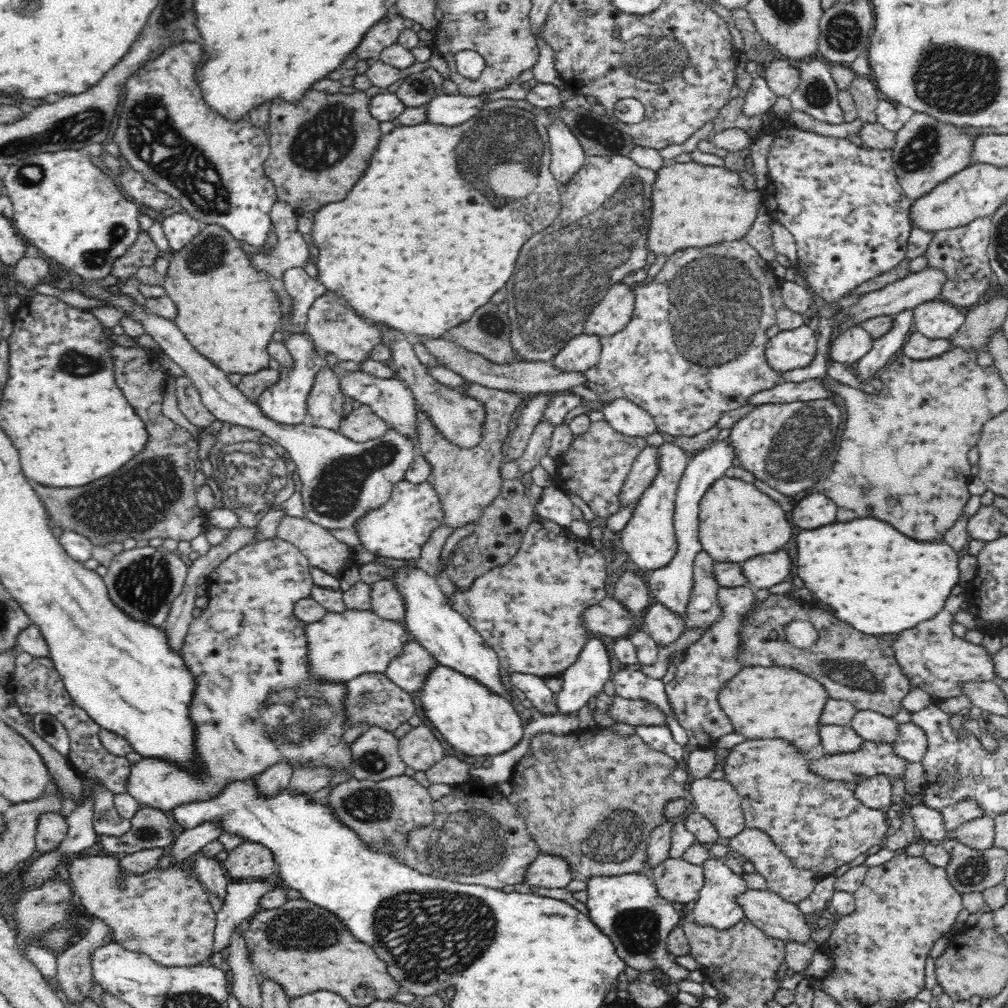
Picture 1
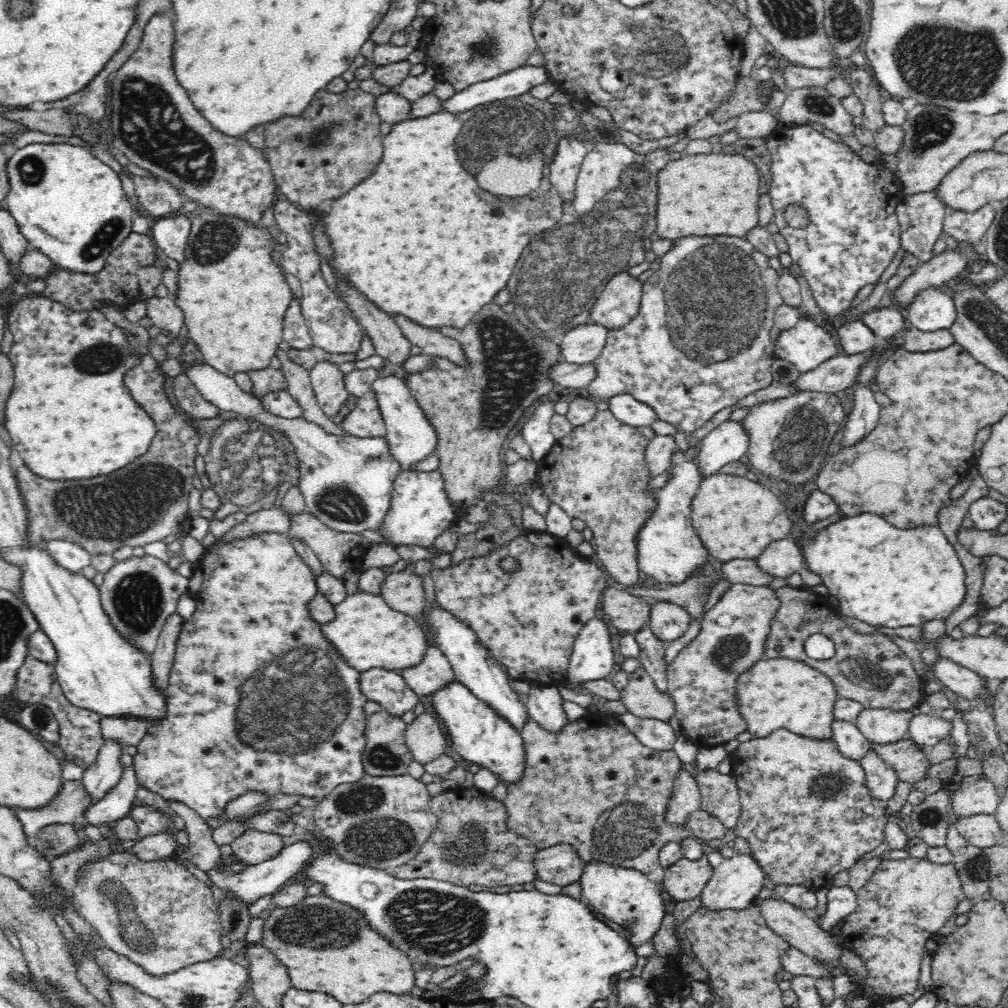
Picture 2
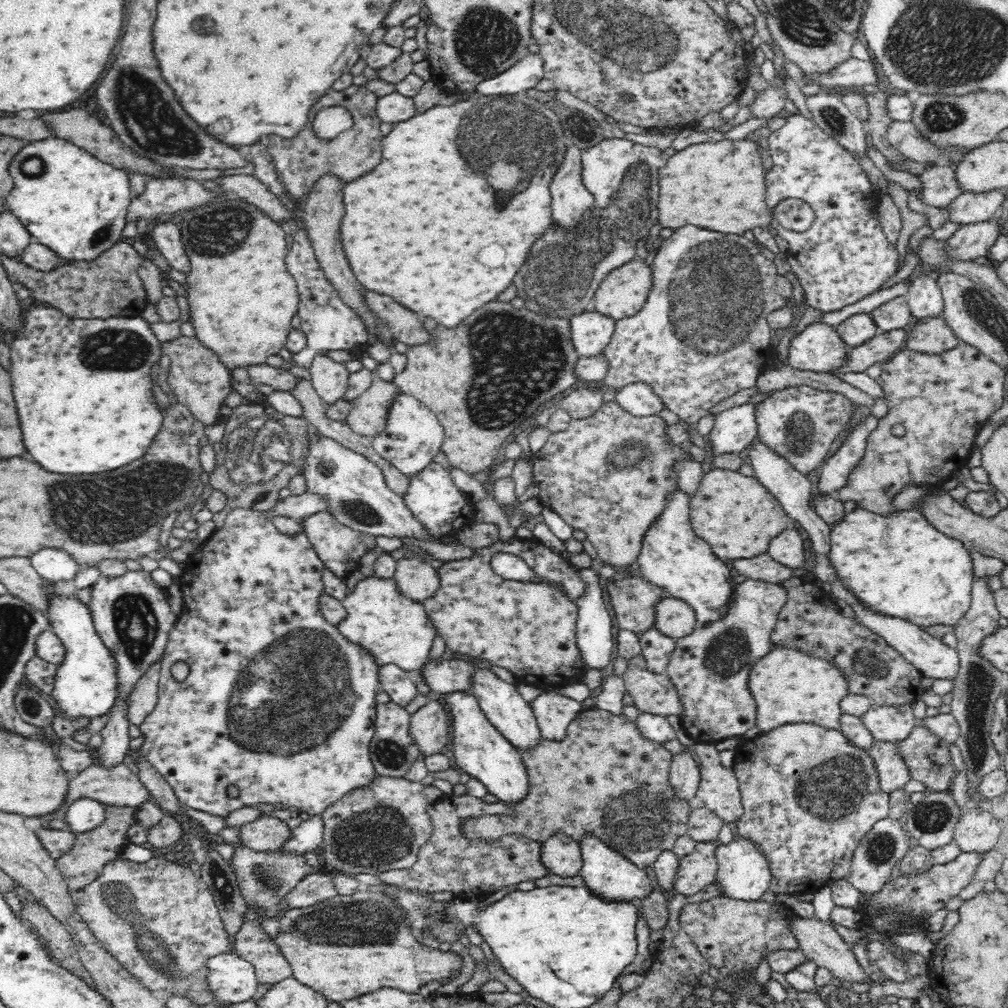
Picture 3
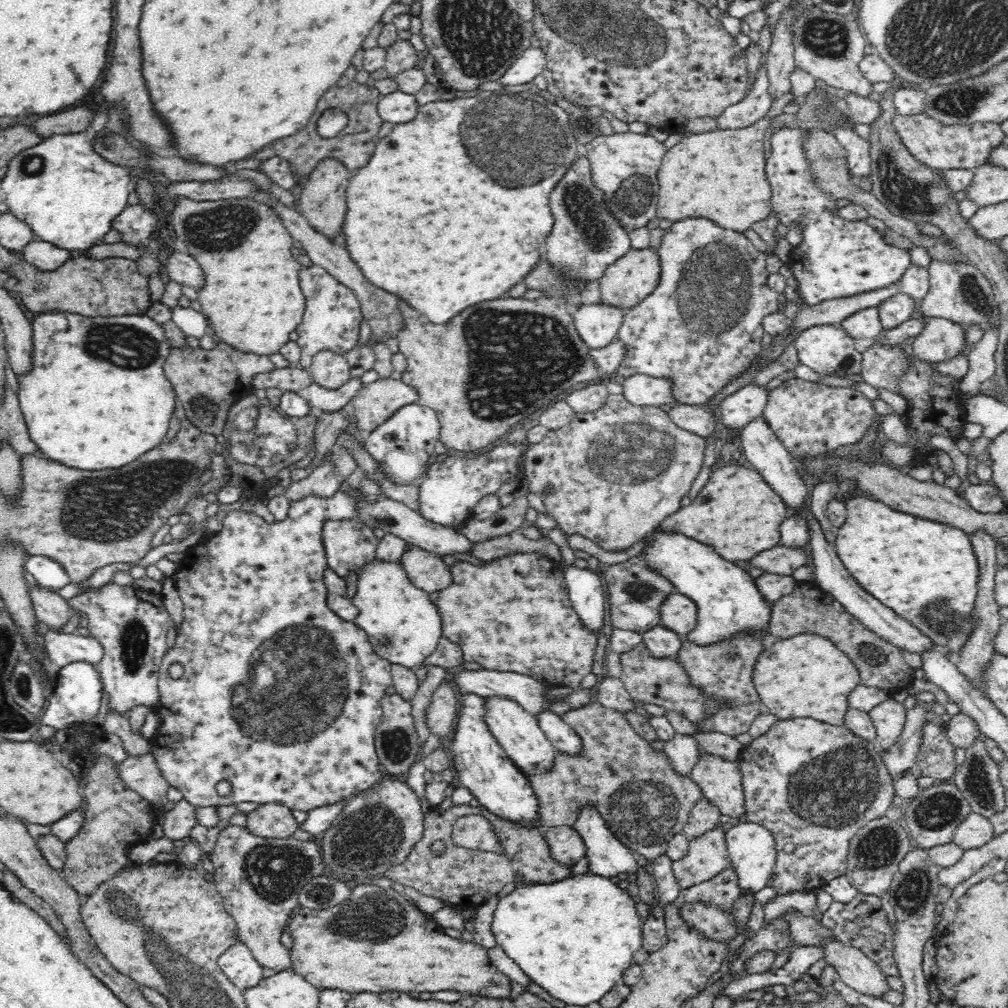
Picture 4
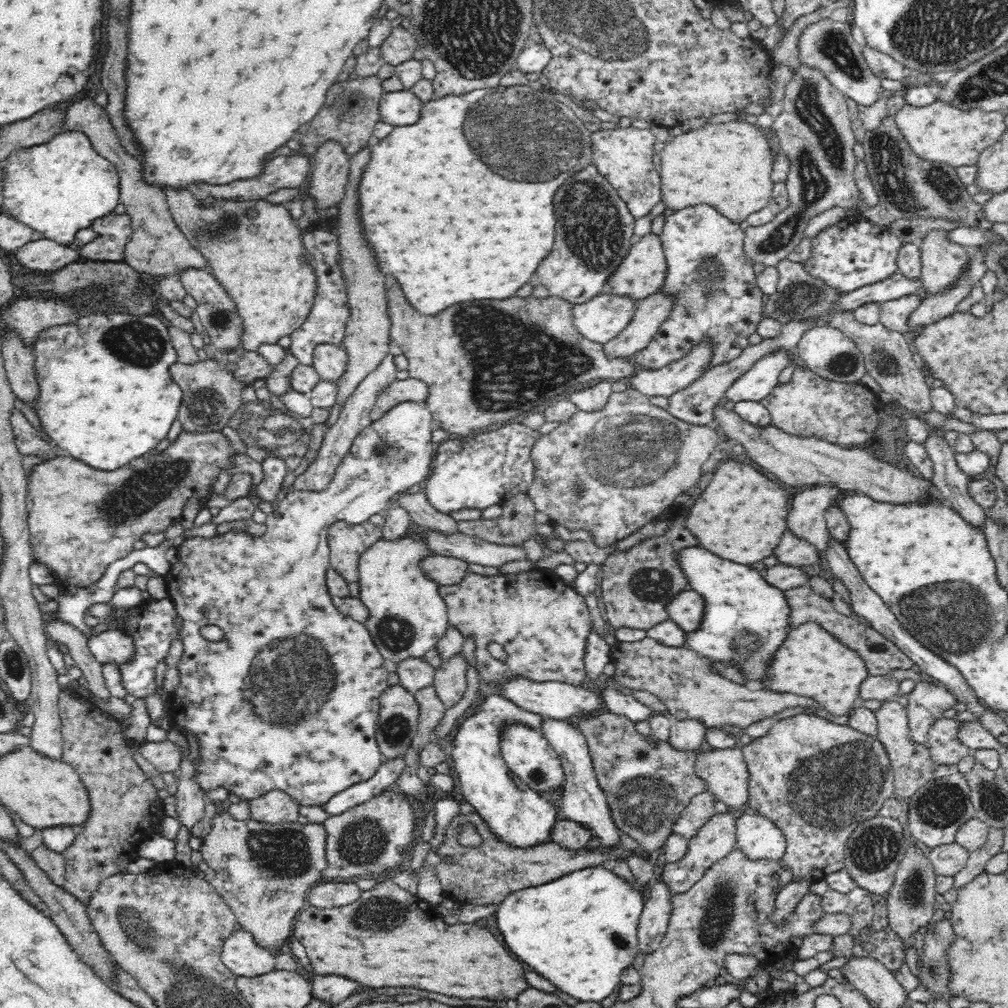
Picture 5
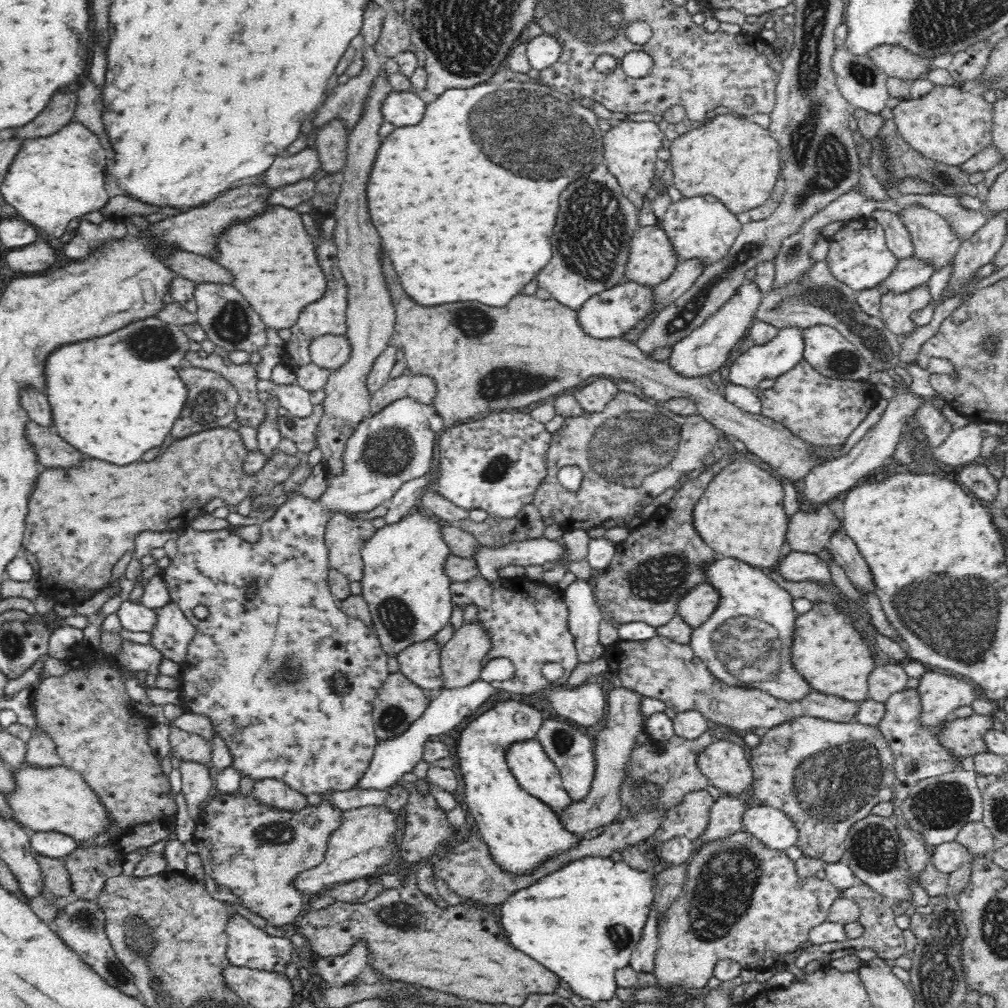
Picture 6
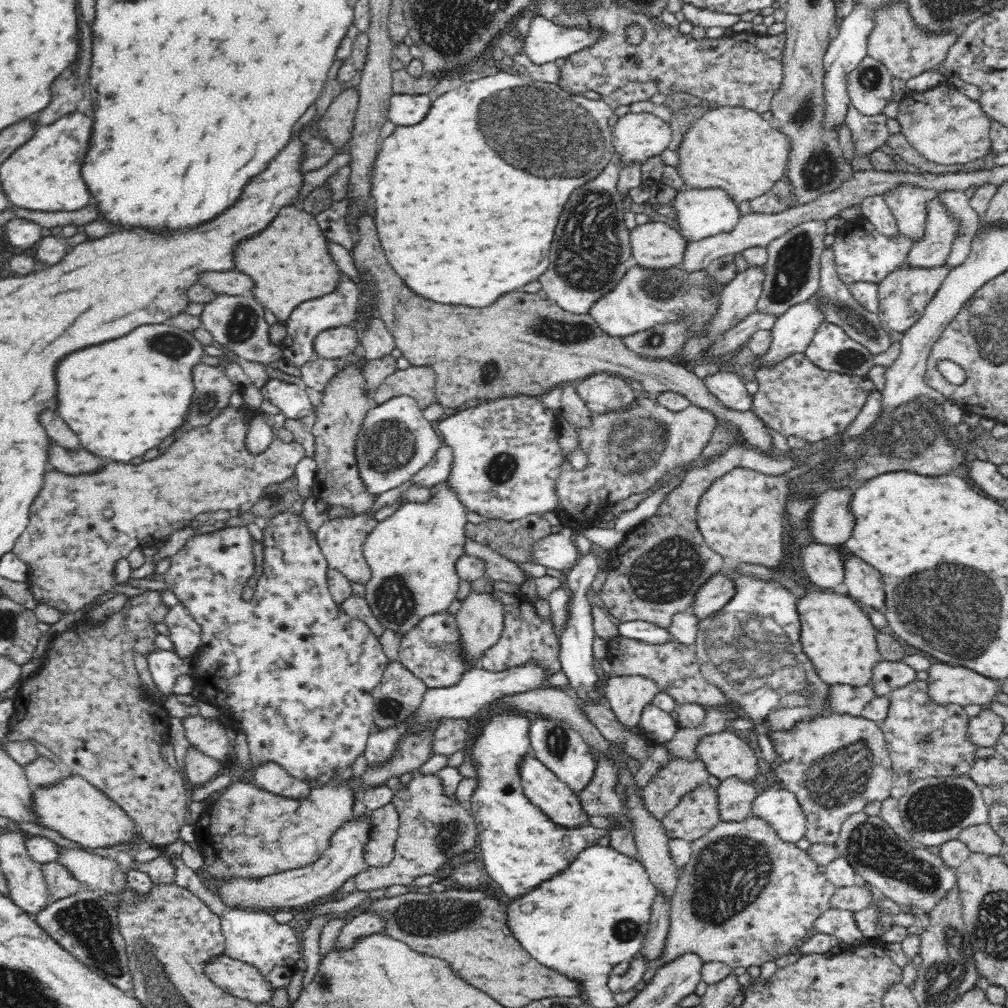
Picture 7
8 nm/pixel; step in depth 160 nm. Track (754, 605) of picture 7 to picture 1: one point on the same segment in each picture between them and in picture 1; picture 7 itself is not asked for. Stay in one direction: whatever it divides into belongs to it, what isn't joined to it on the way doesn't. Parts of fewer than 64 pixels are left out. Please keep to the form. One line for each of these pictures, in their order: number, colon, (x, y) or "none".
1: (649, 537)
2: (669, 550)
3: (672, 556)
4: (729, 603)
5: (746, 619)
6: (746, 643)

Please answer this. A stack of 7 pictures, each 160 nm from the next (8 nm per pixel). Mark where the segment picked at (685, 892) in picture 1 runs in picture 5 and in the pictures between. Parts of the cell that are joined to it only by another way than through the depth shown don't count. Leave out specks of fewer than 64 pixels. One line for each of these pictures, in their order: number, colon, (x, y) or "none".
2: (685, 880)
3: (699, 868)
4: (707, 855)
5: (717, 837)

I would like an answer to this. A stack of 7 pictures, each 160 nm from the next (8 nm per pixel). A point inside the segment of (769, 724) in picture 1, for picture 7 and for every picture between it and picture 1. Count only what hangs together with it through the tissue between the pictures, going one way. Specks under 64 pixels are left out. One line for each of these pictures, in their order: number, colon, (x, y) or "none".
2: (784, 692)
3: (789, 685)
4: (805, 676)
5: (812, 662)
6: (827, 649)
7: (839, 637)

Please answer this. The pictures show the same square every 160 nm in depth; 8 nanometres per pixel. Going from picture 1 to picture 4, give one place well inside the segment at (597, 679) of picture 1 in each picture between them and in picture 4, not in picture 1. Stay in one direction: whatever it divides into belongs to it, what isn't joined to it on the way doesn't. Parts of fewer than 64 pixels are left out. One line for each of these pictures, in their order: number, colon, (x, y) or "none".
2: (592, 658)
3: (594, 625)
4: (586, 592)

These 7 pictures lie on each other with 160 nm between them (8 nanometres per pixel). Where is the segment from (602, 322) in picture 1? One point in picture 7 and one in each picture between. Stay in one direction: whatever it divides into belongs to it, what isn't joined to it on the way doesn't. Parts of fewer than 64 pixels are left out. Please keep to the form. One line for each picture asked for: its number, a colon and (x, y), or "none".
2: (619, 302)
3: (623, 292)
4: (633, 277)
5: (643, 271)
6: (652, 259)
7: (657, 245)

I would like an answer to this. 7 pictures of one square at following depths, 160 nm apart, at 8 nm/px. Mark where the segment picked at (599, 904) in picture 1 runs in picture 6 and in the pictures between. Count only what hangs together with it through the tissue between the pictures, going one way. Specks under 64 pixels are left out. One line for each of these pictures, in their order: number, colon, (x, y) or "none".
2: (625, 896)
3: (605, 870)
4: (607, 855)
5: (583, 800)
6: (572, 753)

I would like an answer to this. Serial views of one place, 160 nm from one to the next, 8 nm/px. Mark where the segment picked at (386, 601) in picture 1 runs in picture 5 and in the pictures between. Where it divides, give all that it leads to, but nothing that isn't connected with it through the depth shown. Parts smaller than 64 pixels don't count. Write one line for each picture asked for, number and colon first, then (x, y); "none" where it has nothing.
2: (404, 591)
3: (416, 577)
4: (425, 569)
5: (447, 570)

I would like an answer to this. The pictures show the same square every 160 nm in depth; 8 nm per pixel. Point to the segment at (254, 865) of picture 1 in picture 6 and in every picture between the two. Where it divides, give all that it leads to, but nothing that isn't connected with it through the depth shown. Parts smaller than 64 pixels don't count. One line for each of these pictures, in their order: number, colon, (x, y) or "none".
2: (253, 846)
3: (267, 832)
4: (273, 819)
5: (275, 805)
6: (272, 791)

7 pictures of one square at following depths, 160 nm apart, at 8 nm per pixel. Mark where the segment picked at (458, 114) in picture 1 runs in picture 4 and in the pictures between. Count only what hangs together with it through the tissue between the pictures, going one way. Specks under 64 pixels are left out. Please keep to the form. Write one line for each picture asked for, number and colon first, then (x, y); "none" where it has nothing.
2: (518, 80)
3: (528, 71)
4: (529, 64)

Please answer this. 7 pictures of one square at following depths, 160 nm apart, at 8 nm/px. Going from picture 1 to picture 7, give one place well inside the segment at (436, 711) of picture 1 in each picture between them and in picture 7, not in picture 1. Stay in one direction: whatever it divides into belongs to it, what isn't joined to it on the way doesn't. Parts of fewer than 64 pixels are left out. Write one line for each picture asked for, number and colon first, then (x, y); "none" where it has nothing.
2: (478, 734)
3: (480, 750)
4: (483, 768)
5: (519, 817)
6: (521, 834)
7: (520, 848)

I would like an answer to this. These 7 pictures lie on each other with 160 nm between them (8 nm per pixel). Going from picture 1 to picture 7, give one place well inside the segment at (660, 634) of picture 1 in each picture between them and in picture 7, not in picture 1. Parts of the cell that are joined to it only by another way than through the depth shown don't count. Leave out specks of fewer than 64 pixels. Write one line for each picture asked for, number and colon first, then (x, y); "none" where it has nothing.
2: (668, 620)
3: (676, 618)
4: (679, 613)
5: (686, 609)
6: (699, 604)
7: (718, 590)

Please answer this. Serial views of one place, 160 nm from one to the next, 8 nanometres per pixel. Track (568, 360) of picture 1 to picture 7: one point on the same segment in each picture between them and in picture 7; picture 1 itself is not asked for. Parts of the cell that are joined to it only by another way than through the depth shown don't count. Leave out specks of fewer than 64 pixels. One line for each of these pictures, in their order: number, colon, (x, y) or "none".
2: (583, 344)
3: (591, 331)
4: (599, 324)
5: (600, 319)
6: (615, 313)
7: (644, 298)

